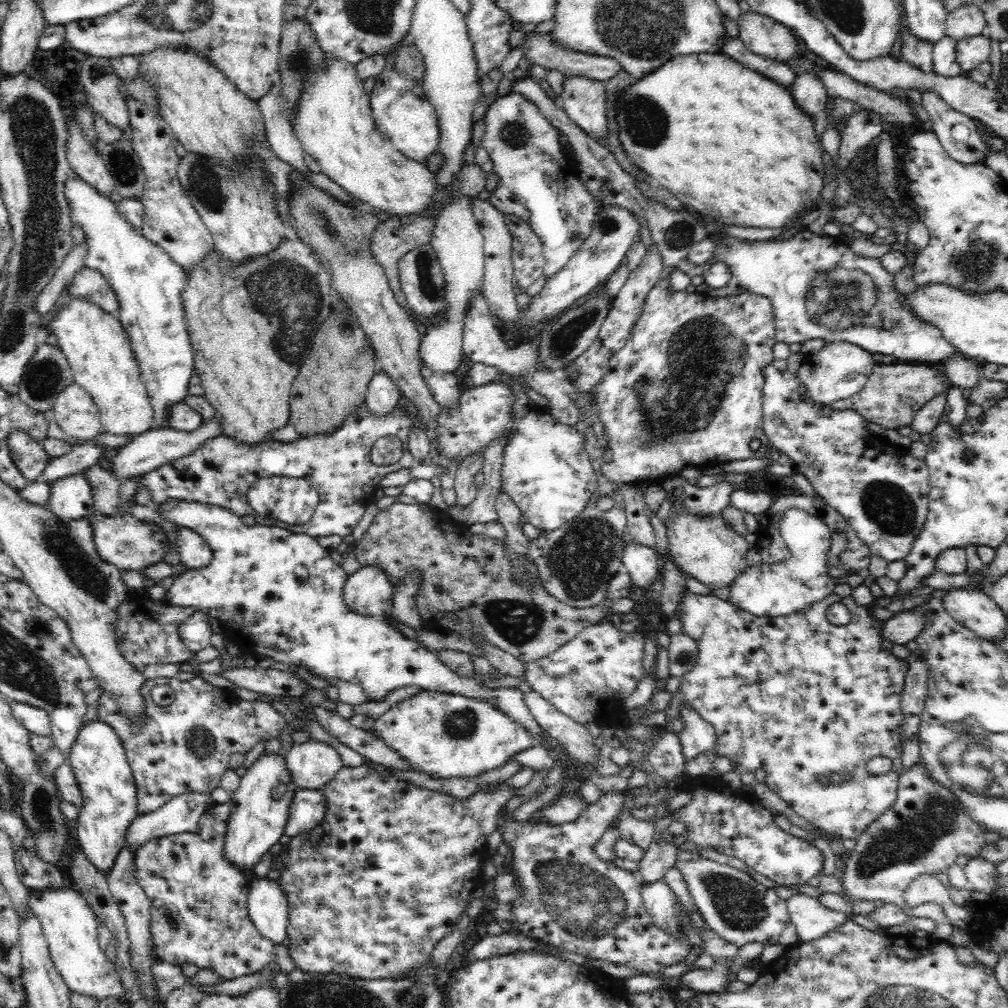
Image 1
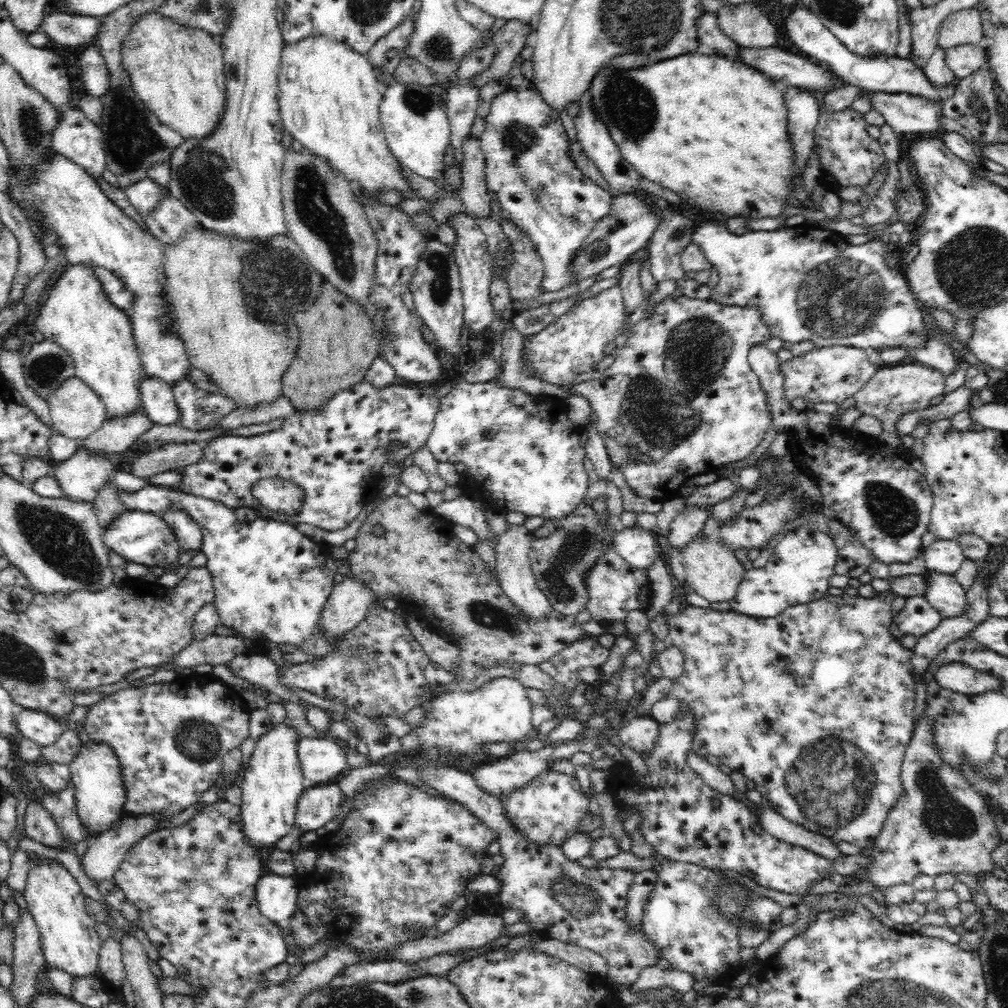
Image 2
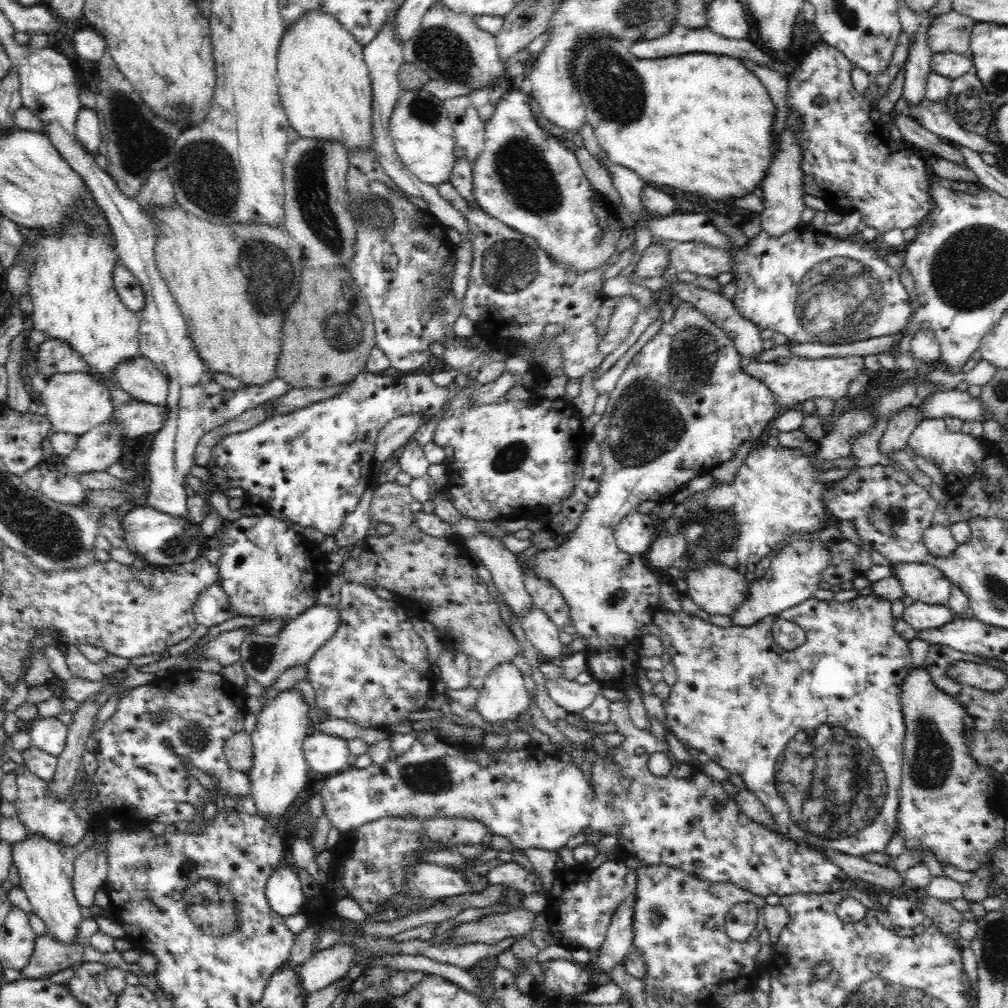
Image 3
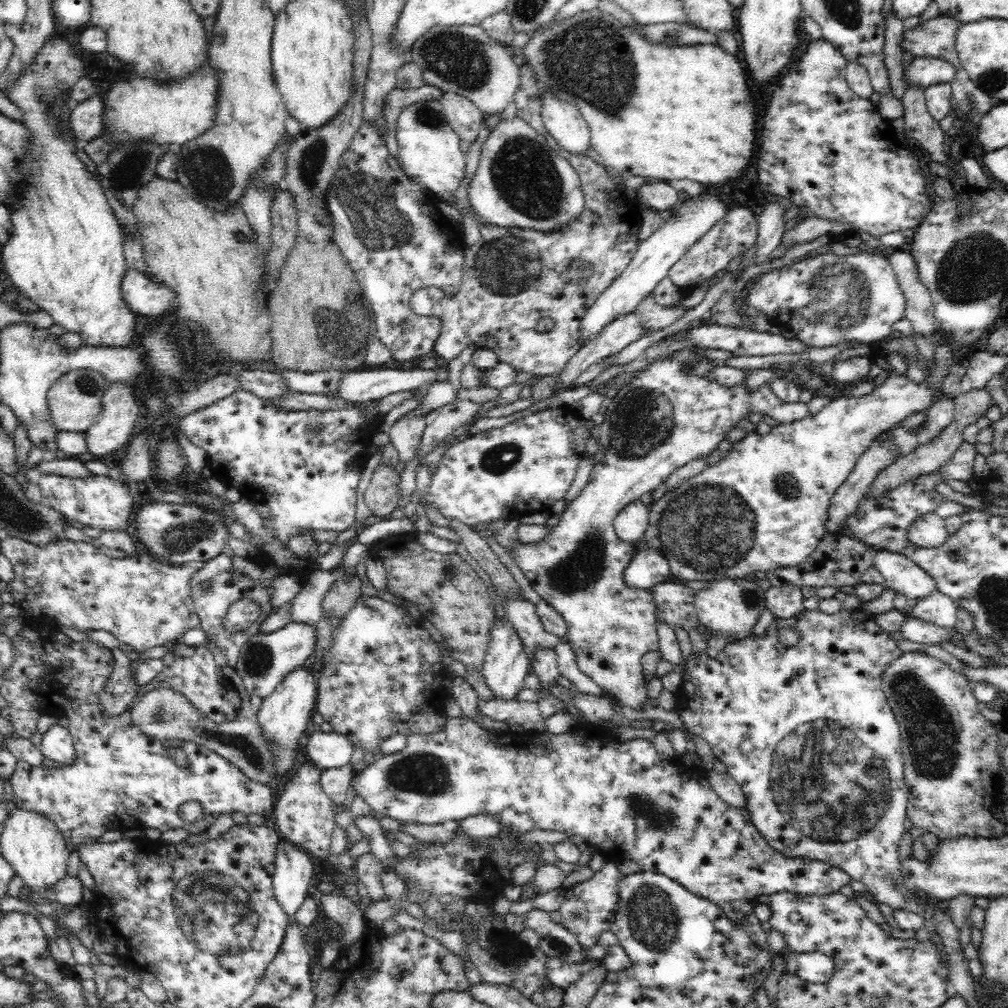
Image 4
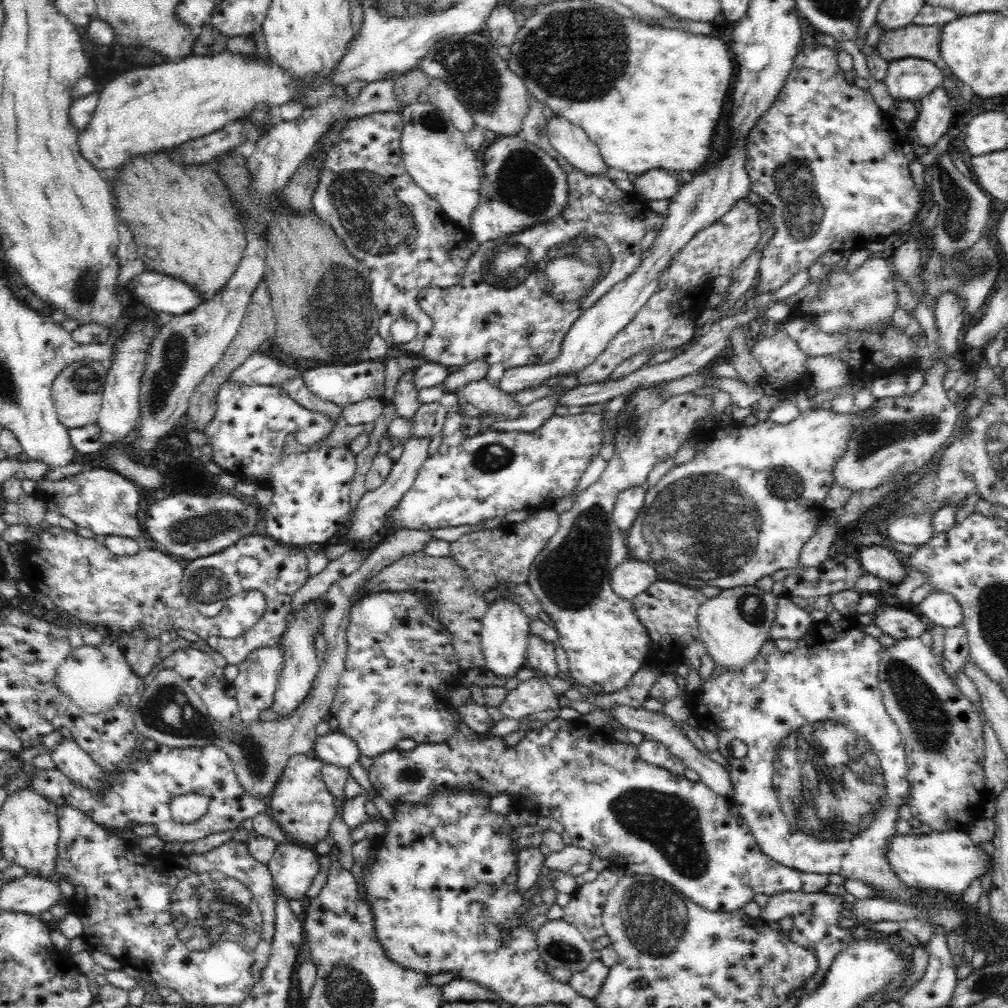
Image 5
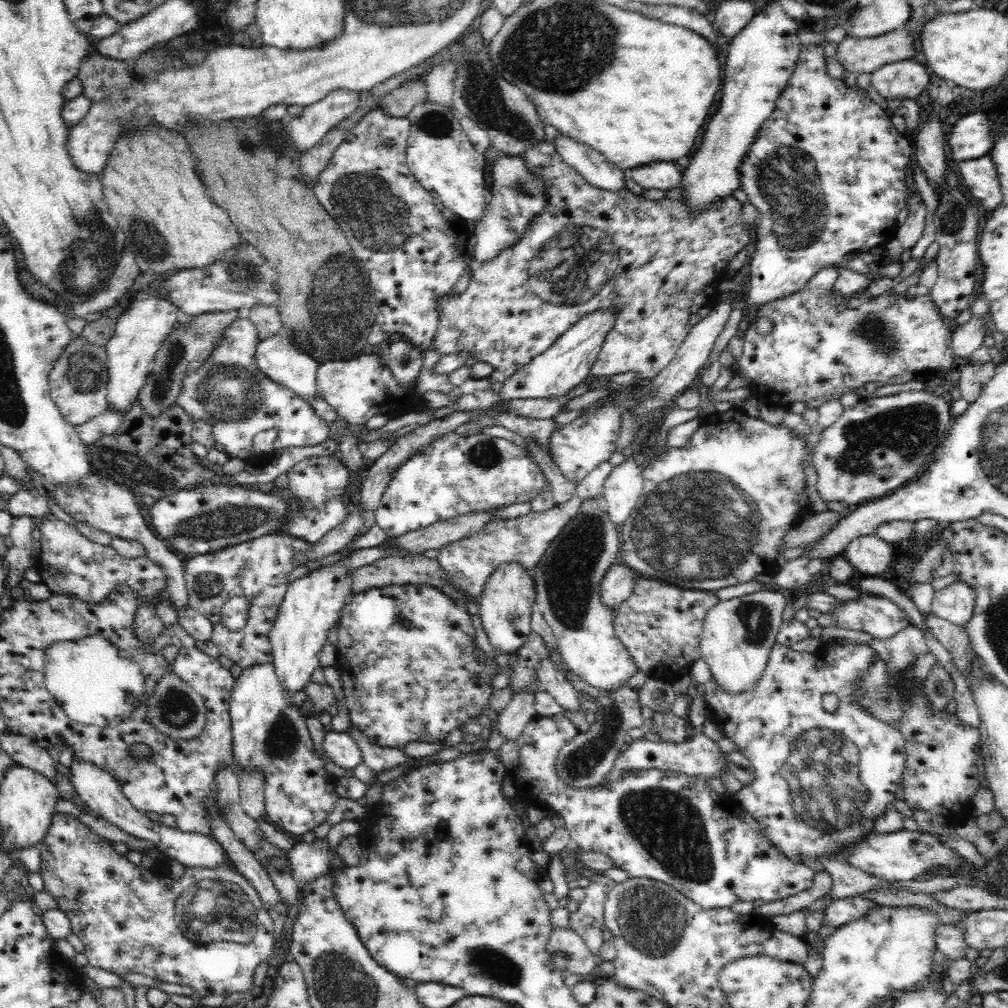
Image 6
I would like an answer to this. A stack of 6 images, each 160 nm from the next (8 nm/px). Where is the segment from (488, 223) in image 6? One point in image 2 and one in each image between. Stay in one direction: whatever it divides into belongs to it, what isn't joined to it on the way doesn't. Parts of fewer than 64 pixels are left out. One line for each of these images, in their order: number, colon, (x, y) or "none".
2: (532, 180)
3: (523, 177)
4: (520, 182)
5: (521, 186)

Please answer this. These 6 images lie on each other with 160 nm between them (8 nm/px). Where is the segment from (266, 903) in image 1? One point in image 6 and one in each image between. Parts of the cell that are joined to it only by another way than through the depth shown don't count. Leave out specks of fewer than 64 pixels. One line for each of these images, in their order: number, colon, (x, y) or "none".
2: (277, 895)
3: (284, 892)
4: (293, 875)
5: (293, 866)
6: (307, 861)

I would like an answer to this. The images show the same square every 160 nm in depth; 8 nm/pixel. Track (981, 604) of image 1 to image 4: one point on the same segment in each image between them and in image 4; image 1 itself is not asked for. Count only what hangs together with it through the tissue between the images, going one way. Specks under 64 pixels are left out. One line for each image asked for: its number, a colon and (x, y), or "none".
2: (943, 592)
3: (921, 582)
4: (901, 574)

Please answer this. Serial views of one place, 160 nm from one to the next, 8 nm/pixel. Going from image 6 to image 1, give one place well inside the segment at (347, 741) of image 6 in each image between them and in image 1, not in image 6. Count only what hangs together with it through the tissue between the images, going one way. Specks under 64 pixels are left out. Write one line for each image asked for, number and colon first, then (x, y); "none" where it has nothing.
1: (312, 763)
2: (322, 759)
3: (326, 755)
4: (327, 750)
5: (337, 748)

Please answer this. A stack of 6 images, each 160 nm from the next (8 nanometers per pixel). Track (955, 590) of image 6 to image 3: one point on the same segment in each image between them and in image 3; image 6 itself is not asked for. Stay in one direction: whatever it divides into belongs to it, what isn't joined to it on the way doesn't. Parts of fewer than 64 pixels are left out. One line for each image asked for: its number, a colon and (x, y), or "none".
3: (920, 615)
4: (936, 608)
5: (941, 608)

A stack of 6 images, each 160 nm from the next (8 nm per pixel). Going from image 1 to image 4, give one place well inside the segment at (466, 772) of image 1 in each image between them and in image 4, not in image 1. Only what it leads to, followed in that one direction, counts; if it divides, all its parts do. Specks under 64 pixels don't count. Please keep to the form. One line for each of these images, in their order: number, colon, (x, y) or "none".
2: (499, 711)
3: (504, 695)
4: (506, 663)

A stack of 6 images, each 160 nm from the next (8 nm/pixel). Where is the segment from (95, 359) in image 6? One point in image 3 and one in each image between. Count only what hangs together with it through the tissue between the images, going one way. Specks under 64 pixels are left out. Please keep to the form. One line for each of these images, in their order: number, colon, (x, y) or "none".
3: (74, 403)
4: (75, 399)
5: (77, 391)

